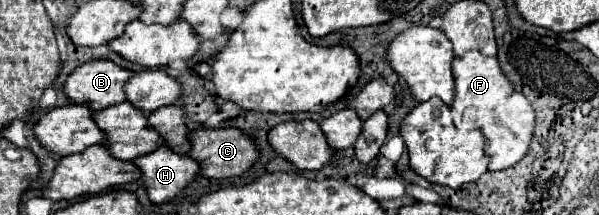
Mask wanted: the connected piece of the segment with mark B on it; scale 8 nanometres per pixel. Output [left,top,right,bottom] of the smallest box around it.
[65,60,135,110]

